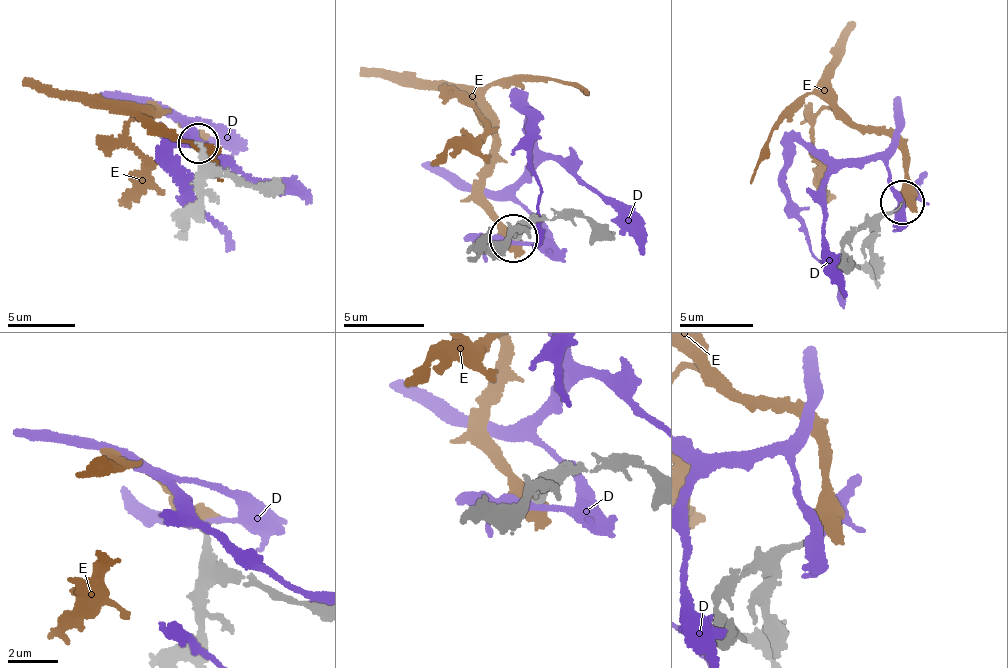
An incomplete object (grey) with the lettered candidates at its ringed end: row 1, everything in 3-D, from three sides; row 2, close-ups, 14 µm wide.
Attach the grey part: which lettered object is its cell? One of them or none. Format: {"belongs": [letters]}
{"belongs": ["E"]}

